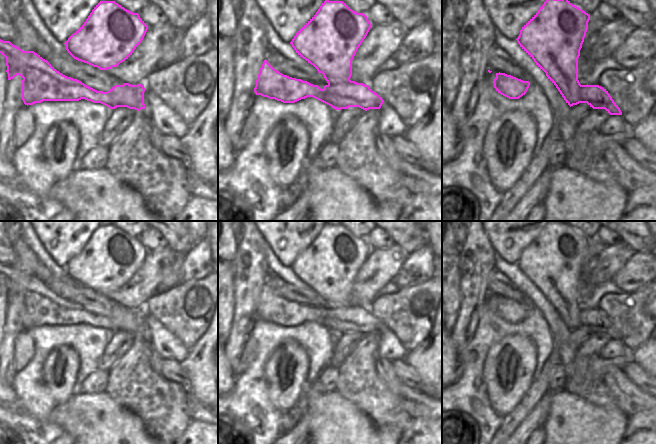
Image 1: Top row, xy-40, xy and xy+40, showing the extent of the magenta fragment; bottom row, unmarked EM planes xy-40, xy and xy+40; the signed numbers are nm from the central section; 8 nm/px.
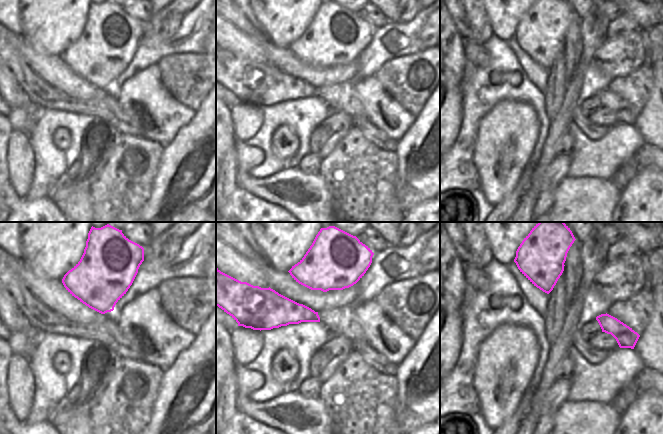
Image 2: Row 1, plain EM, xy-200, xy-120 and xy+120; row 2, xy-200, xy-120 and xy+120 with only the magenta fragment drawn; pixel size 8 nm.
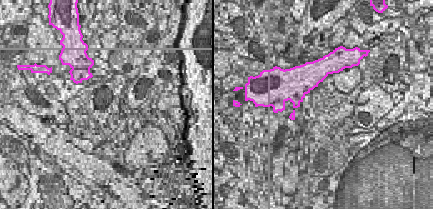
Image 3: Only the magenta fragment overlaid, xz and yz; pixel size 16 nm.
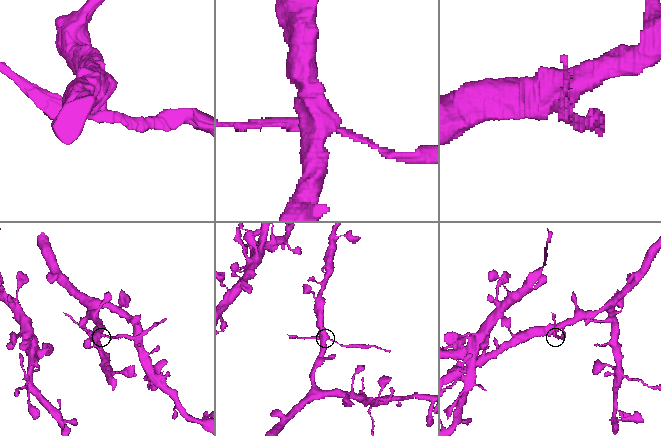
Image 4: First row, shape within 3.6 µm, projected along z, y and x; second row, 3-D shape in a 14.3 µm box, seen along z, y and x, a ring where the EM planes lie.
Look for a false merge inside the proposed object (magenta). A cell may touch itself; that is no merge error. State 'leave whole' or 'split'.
split

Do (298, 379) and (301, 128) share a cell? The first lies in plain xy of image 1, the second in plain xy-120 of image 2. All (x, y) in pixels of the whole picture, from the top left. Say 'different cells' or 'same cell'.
different cells

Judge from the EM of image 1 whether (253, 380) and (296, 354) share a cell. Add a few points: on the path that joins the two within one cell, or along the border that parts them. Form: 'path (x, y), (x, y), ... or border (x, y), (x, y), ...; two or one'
border (272, 352), (264, 366), (268, 397); two

